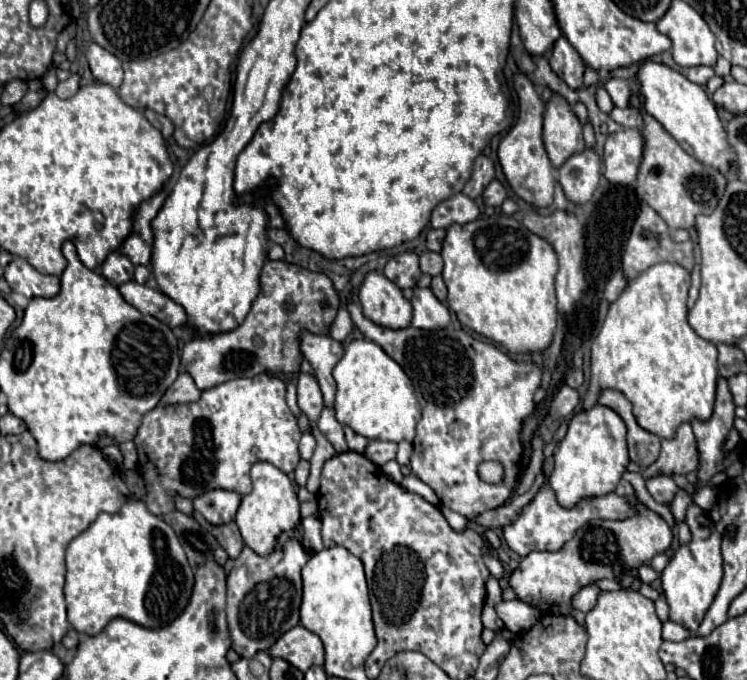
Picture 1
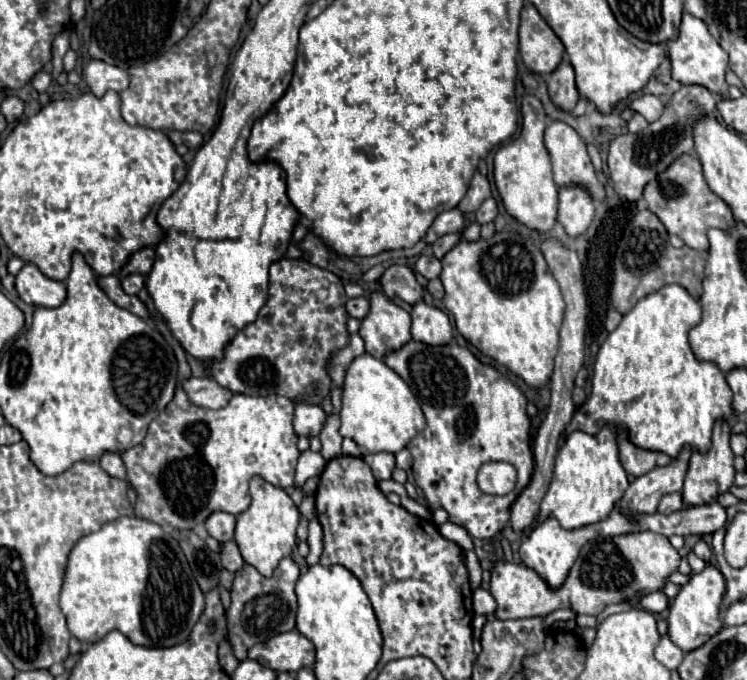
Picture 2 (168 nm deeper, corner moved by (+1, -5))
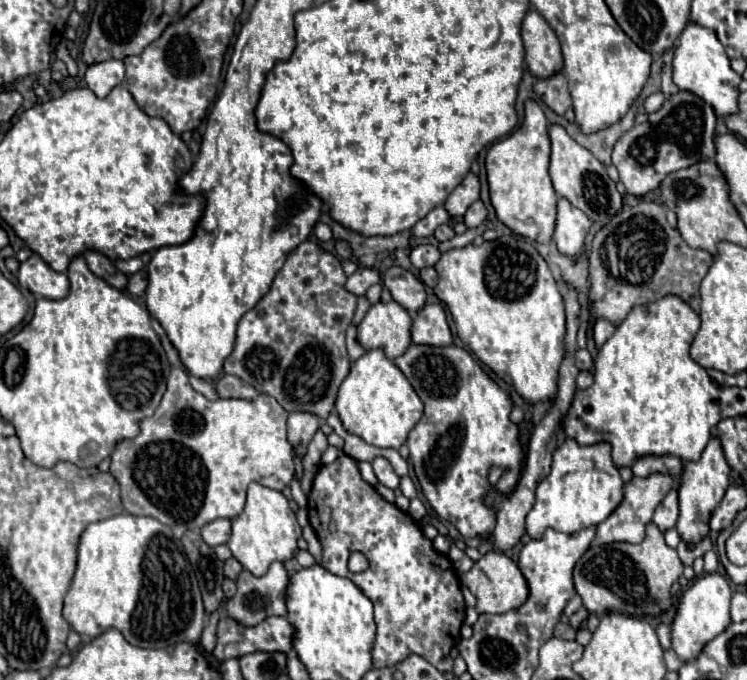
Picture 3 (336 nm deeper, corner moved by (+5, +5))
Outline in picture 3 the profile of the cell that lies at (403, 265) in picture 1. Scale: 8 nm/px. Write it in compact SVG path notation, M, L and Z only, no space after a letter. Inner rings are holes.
M401 266L387 268L383 274L383 284L391 290L393 300L399 302L409 312L417 312L425 304L423 282L413 272Z

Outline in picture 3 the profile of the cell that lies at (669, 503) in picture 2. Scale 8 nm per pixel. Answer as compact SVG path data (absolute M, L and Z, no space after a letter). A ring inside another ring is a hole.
M671 488L667 492L667 496L663 498L663 502L655 508L655 516L653 516L653 522L665 532L669 528L675 526L677 522L677 516L679 516L679 506L677 506L677 490Z

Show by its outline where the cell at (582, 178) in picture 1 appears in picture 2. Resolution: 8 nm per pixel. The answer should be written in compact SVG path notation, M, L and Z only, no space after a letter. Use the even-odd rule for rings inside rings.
M559 188L559 224L567 236L577 238L587 232L593 222L593 200L583 188Z

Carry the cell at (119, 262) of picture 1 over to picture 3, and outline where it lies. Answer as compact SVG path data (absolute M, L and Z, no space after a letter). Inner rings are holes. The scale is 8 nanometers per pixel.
M139 270L139 272L135 272L135 274L131 274L131 276L129 276L127 290L129 290L133 296L143 294L145 286L147 286L147 270Z

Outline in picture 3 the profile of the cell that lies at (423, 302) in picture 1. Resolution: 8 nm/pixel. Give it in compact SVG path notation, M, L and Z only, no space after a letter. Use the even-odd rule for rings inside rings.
M425 304L421 310L417 310L413 316L411 338L415 344L449 346L453 338L451 338L451 330L449 330L443 306Z

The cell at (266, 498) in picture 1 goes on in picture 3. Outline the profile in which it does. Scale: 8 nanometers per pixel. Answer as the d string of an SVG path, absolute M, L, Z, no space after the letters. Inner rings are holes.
M251 482L247 490L247 502L239 516L235 516L229 538L229 548L233 556L255 576L263 576L271 562L289 560L297 552L297 540L301 538L301 526L293 510L289 508L287 498L279 490L271 490L257 482Z

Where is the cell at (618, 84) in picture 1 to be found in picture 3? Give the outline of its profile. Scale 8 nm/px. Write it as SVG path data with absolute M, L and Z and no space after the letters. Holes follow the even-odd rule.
M663 92L649 94L649 96L645 98L645 110L647 110L647 114L649 114L649 112L655 112L655 110L659 110L659 108L661 108L661 104L663 104L663 100L665 100Z

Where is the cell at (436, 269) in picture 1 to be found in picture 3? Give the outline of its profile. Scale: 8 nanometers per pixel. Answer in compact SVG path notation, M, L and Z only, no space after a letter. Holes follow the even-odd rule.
M419 244L411 250L411 264L415 268L425 268L425 266L435 266L435 262L439 260L441 252L437 246L433 244Z

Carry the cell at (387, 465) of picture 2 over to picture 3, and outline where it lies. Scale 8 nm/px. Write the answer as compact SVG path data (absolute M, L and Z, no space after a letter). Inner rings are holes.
M377 456L371 464L373 464L373 470L375 470L375 474L383 486L387 486L391 490L395 490L399 486L399 476L393 472L389 460L385 460L383 456Z

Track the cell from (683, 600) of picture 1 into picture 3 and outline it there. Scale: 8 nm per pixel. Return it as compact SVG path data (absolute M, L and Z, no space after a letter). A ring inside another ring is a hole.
M717 572L713 574L703 574L701 578L695 578L693 584L681 592L679 604L677 604L677 614L671 624L671 642L673 650L683 662L695 660L695 656L701 652L701 648L721 634L729 624L729 602L731 602L731 588L723 576Z

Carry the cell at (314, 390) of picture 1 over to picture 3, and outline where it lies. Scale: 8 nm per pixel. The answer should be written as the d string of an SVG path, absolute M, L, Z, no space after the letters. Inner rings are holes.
M301 410L289 414L287 438L299 454L305 452L313 434L319 430L319 424L321 424L321 420L315 414L307 414L307 412L301 412Z

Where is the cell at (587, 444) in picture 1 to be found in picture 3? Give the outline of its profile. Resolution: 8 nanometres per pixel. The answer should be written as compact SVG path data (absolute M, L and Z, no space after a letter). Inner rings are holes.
M565 438L565 442L553 452L549 476L537 486L537 500L525 522L527 534L531 538L539 538L545 528L571 534L581 528L601 524L619 506L621 498L623 480L611 460L611 446L607 446L607 442L579 446L575 438Z

